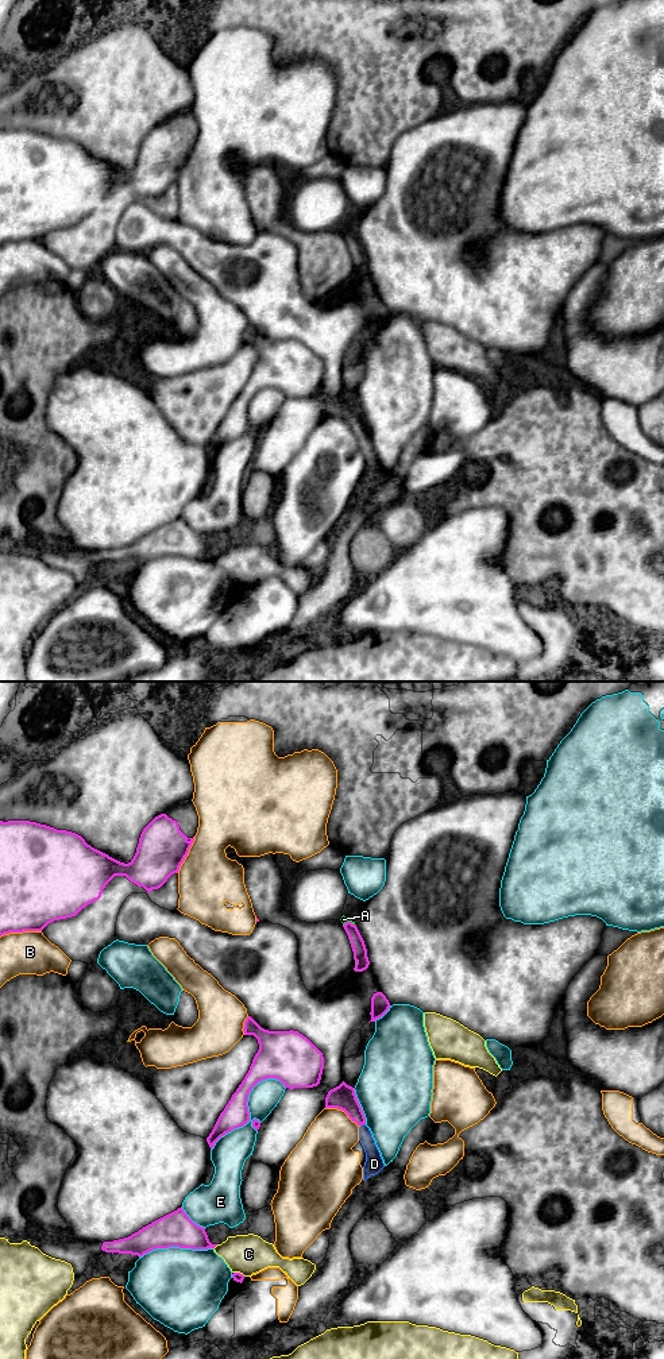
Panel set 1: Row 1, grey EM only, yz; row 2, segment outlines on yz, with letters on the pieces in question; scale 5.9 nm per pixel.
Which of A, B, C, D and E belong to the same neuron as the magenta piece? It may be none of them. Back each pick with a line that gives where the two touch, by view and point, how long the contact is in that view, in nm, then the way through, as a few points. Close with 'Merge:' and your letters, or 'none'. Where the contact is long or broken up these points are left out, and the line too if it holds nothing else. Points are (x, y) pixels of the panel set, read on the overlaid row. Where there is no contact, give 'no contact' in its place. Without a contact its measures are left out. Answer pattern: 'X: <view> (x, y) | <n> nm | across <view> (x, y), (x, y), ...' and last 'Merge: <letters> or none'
A: yz (348, 922) | 70 nm | across yz (358, 945), (348, 922), (343, 919)
D: yz (362, 1123) | 40 nm | across yz (343, 1097), (362, 1123), (374, 1162)
Merge: A, D

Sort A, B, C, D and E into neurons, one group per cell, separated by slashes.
A D / B / C / E

